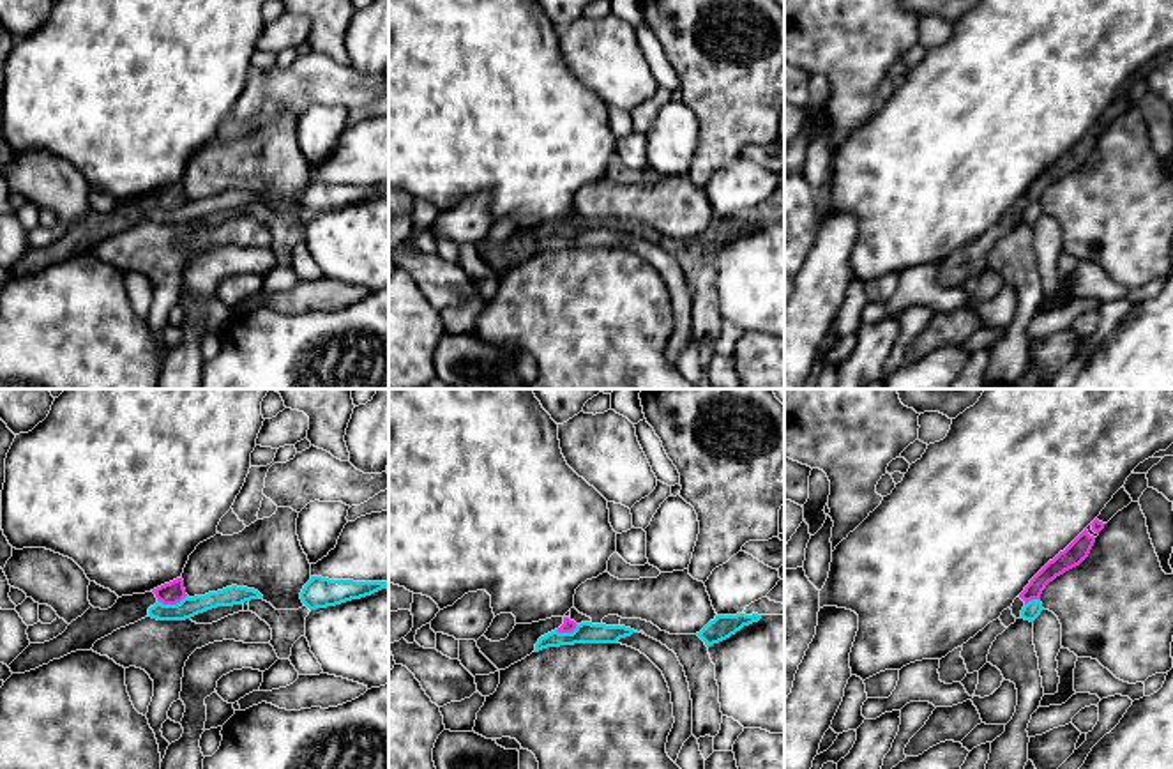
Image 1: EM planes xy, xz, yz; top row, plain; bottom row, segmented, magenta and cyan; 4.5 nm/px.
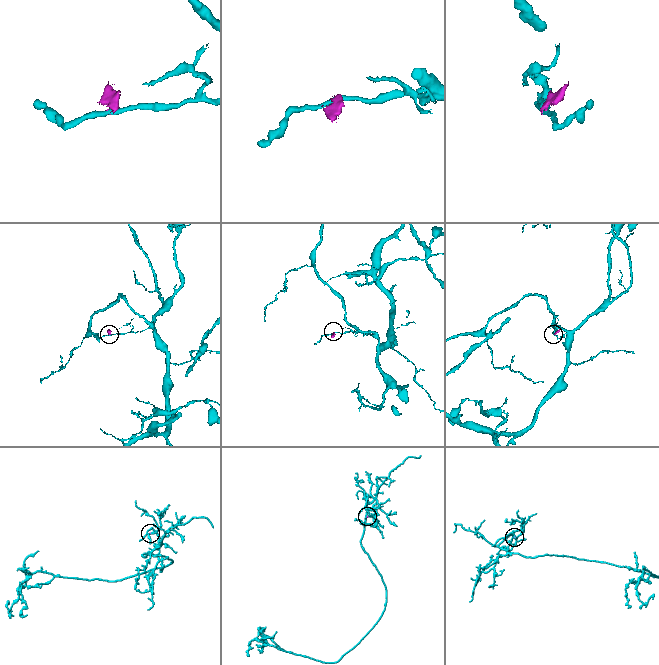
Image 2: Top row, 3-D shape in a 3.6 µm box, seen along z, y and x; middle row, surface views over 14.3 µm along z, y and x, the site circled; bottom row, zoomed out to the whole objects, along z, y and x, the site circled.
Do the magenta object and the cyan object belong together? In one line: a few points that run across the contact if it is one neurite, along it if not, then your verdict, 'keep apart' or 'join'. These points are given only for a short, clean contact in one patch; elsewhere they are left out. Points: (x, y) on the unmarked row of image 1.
xy (186, 198), (175, 207), (158, 205) | keep apart

